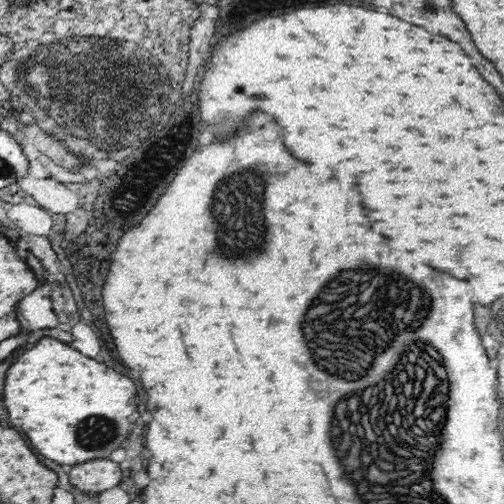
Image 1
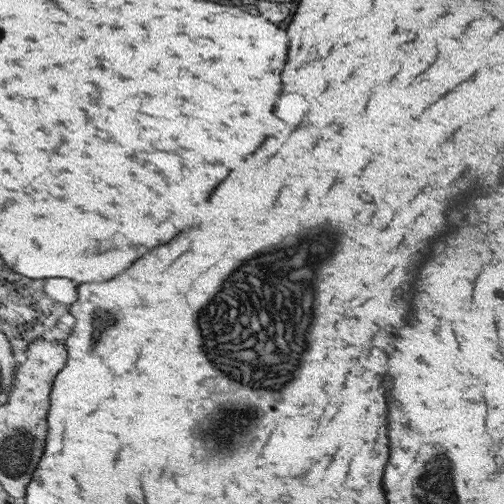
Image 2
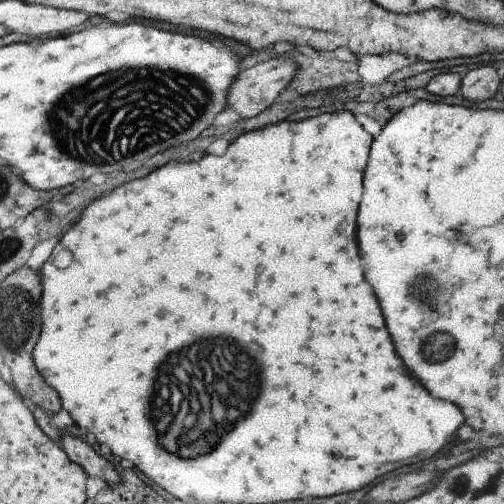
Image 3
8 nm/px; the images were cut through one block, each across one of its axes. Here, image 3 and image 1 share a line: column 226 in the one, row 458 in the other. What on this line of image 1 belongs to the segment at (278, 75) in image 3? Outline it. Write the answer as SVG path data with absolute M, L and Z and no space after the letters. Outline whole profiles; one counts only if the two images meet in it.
M96 458L80 466L72 466L68 474L70 484L84 494L102 494L110 488L118 488L122 480L120 464L106 458Z

